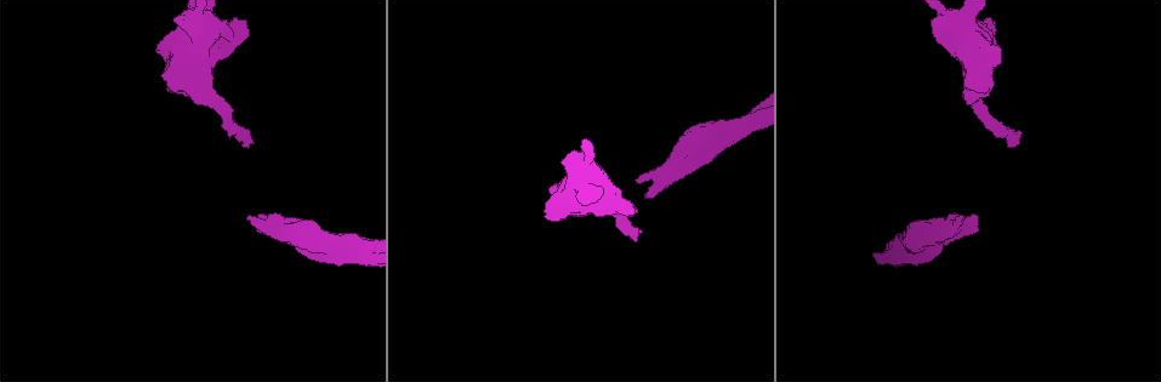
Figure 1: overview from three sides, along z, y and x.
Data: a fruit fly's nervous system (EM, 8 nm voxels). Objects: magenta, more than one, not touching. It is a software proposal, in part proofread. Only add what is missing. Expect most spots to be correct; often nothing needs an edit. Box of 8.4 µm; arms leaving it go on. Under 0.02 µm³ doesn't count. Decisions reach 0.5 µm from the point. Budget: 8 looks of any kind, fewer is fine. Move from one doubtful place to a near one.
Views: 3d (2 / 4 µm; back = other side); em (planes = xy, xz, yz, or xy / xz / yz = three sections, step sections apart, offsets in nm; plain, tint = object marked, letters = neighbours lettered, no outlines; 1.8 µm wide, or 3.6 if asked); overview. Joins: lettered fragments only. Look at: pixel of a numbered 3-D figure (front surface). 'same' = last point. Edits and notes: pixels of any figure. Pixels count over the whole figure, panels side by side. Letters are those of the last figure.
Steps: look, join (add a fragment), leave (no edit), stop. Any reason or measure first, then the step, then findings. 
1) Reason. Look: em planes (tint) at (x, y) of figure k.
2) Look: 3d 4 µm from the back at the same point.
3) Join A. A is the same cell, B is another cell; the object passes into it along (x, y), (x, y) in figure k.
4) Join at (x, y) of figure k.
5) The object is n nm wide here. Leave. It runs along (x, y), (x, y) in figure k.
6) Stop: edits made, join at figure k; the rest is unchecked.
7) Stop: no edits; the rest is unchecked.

Branch stops here. Look: 3d 4 µm at (635, 214) of figure 1.

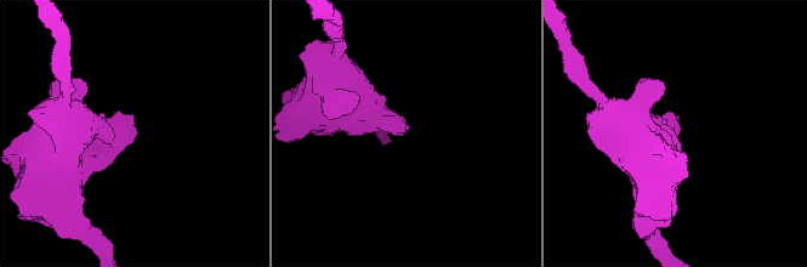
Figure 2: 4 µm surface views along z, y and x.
Look: em planes (tint) at (131, 138) of figure 2.

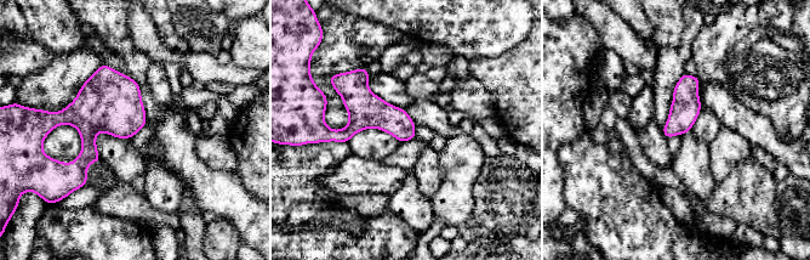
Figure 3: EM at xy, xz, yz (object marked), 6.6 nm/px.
See the neighbours. Look: em planes (letters) at the same point.

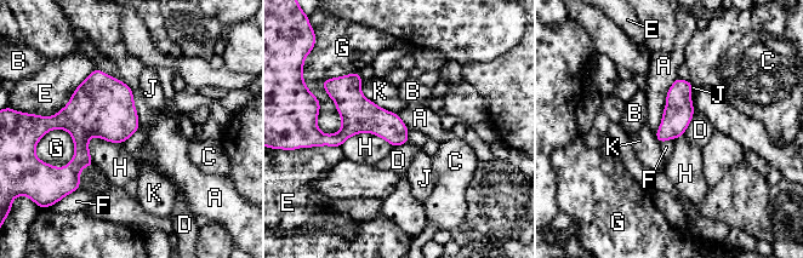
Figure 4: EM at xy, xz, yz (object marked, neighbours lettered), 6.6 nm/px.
The longest contact is with E, 460 nm. Leave. A, B, C, D, E, F, G, H, J and K are other cells; no lettered fragment goes on from it.

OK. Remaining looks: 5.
Free end. Look: 3d 4 µm at (632, 232) of figure 1.

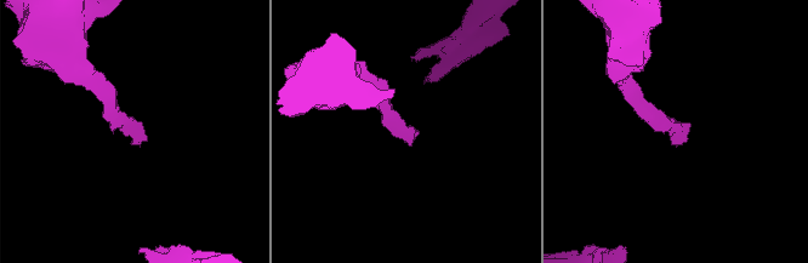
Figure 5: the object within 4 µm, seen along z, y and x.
Need the tissue. Look: em yz step 16 (tint) at (405, 136) of figure 5.

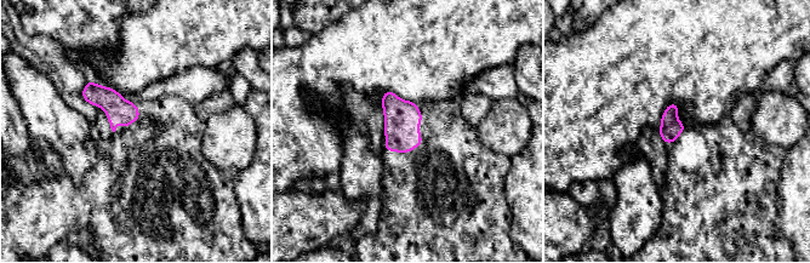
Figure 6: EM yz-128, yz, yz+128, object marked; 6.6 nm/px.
Look: em planes (letters) at the same point.

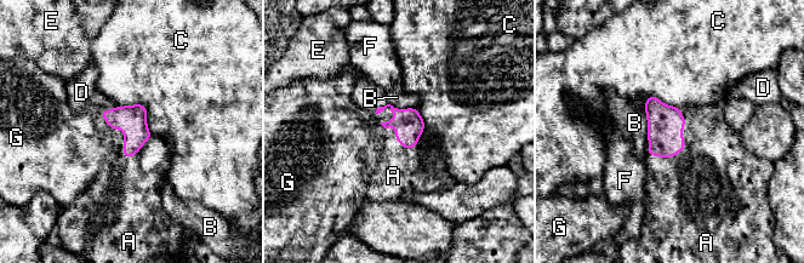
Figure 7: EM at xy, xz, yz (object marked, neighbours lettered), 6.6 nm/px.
Join A. A is the same cell, B, C, D, E, F and G are other cells; it goes on there.

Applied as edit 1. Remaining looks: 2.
Branch stops here. Look: em xz step 8 (tint) at (256, 230) of figure 1.

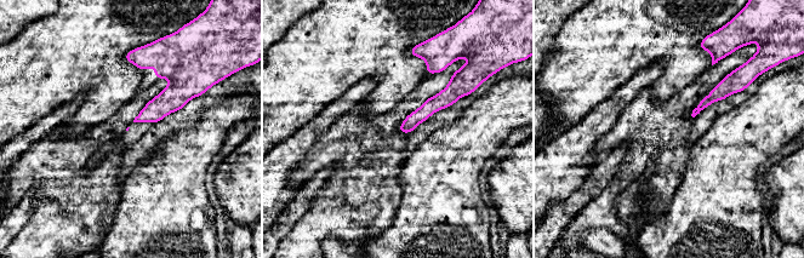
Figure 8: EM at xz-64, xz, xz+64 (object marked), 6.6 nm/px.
Look: em planes (letters) at the same point.

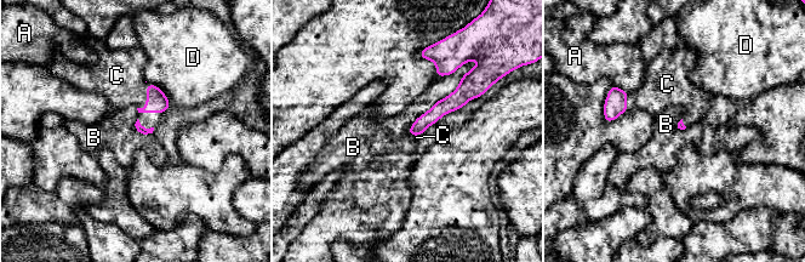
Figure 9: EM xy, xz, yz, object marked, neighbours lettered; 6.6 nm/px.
The longest contact is with B, 600 nm. Join C. C is the same cell, A, B and D are other cells; the neuron continues.

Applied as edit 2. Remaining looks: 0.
Stop: edits made, join at figure 7, join at figure 9; the rest is unchecked.

